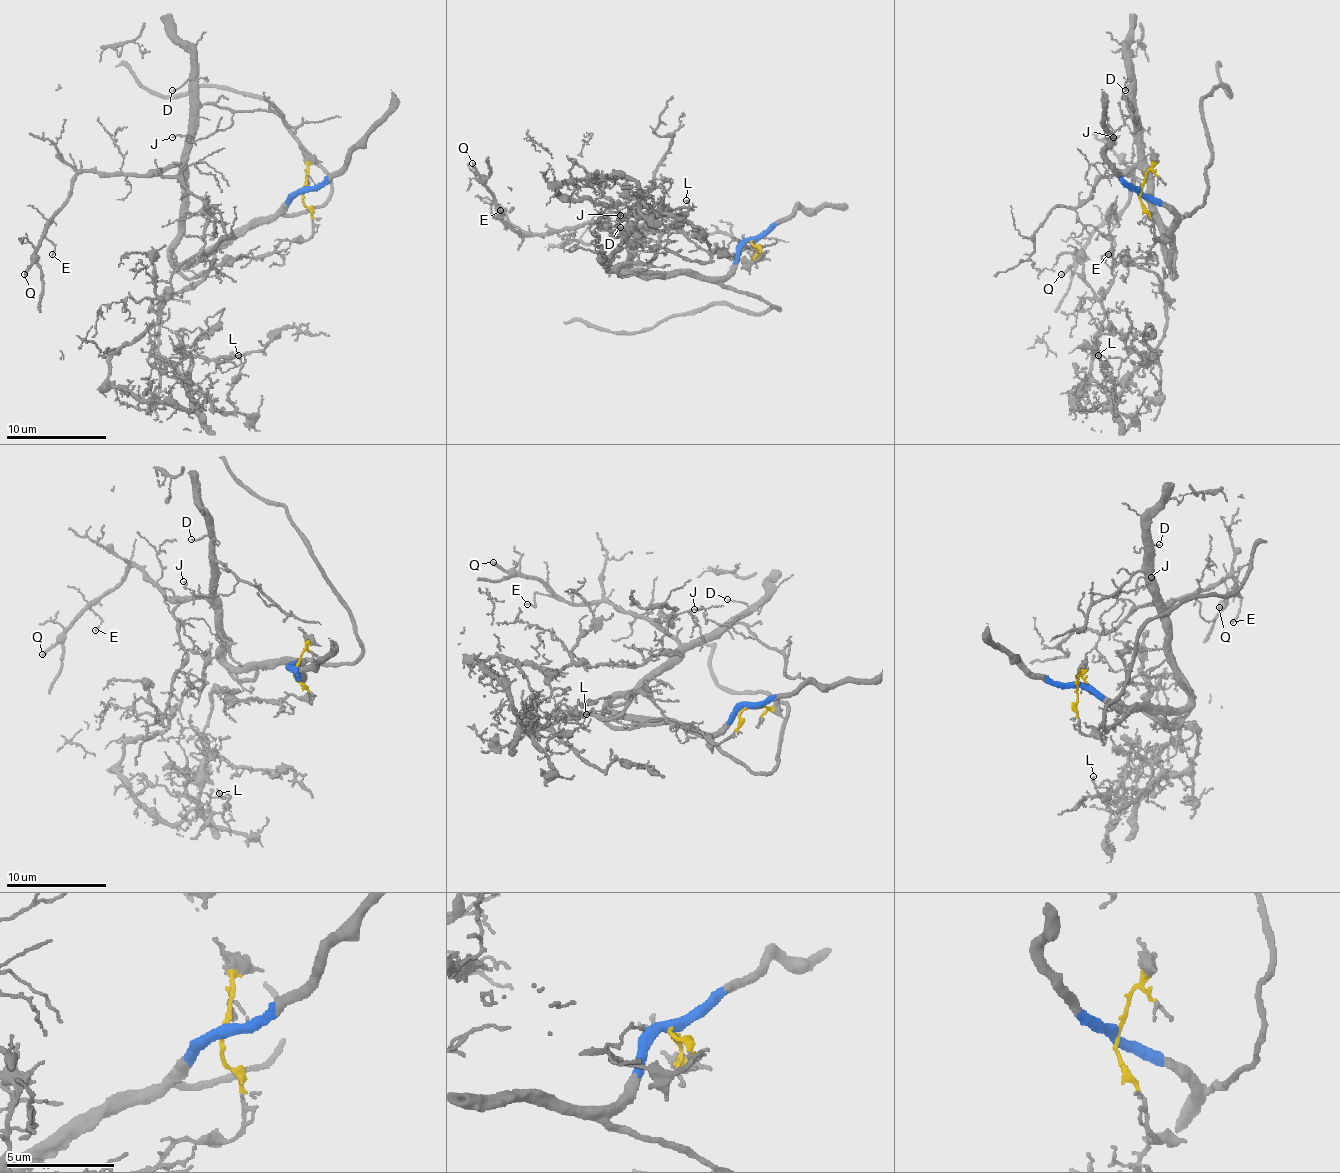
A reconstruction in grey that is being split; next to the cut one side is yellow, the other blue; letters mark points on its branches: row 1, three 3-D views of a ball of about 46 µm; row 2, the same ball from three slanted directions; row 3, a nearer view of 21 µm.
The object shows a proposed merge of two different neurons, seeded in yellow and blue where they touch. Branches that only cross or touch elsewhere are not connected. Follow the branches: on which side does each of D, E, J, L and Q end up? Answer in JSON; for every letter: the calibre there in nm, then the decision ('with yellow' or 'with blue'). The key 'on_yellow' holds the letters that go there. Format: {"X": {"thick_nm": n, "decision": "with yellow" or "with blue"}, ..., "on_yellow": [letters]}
{"D": {"thick_nm": 110, "decision": "with blue"}, "E": {"thick_nm": 110, "decision": "with blue"}, "J": {"thick_nm": 90, "decision": "with blue"}, "L": {"thick_nm": 130, "decision": "with yellow"}, "Q": {"thick_nm": 240, "decision": "with blue"}, "on_yellow": ["L"]}

